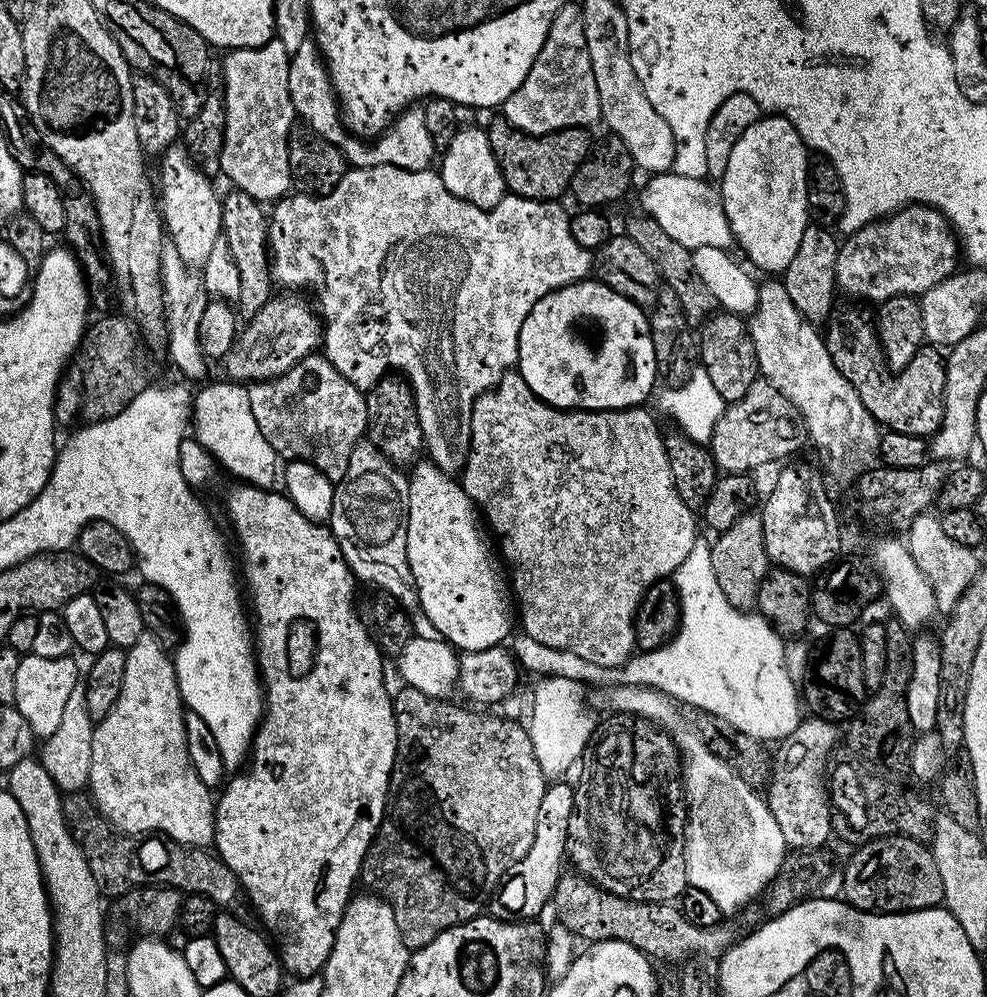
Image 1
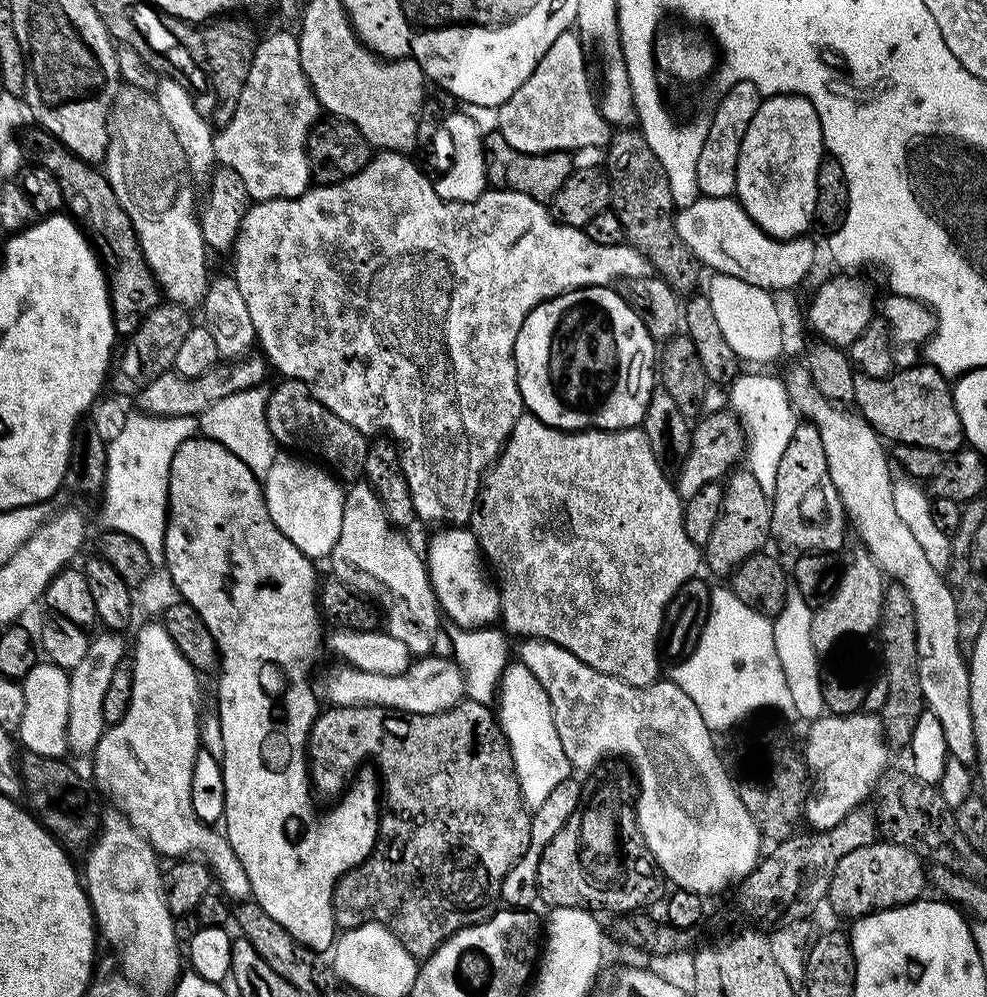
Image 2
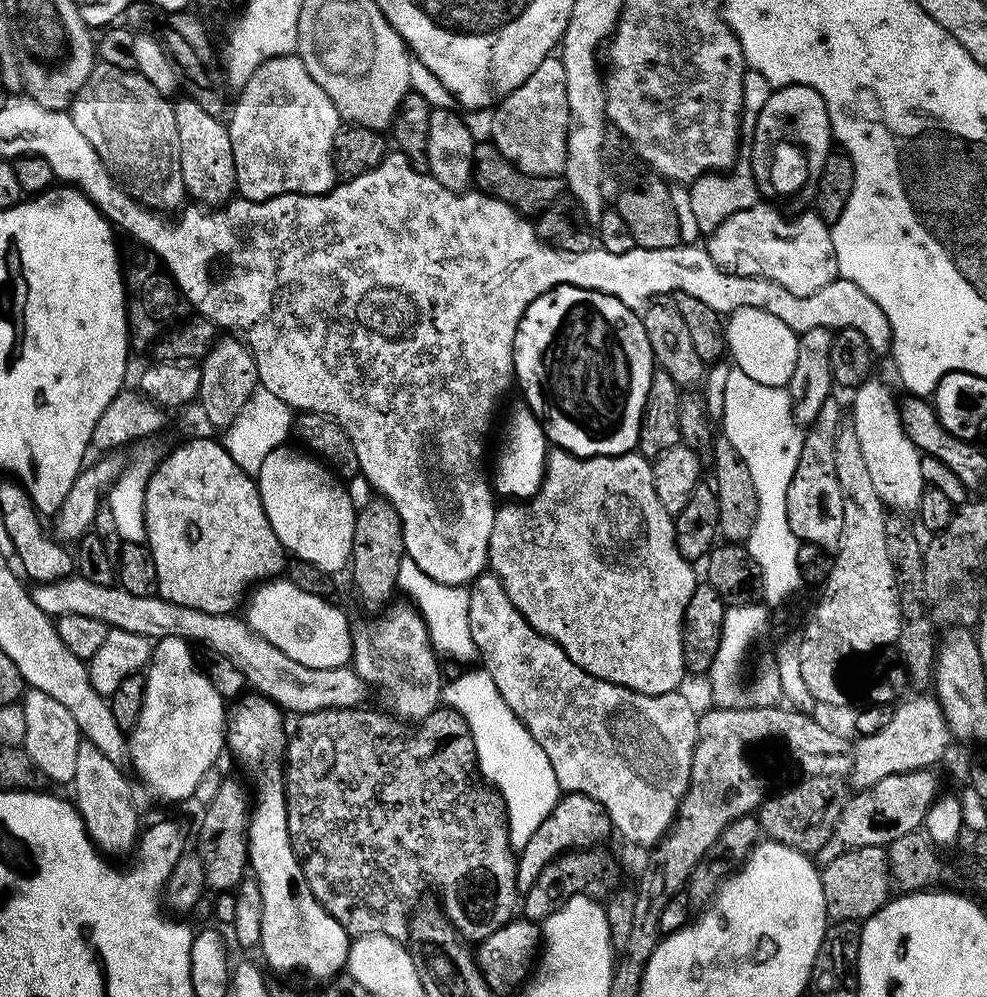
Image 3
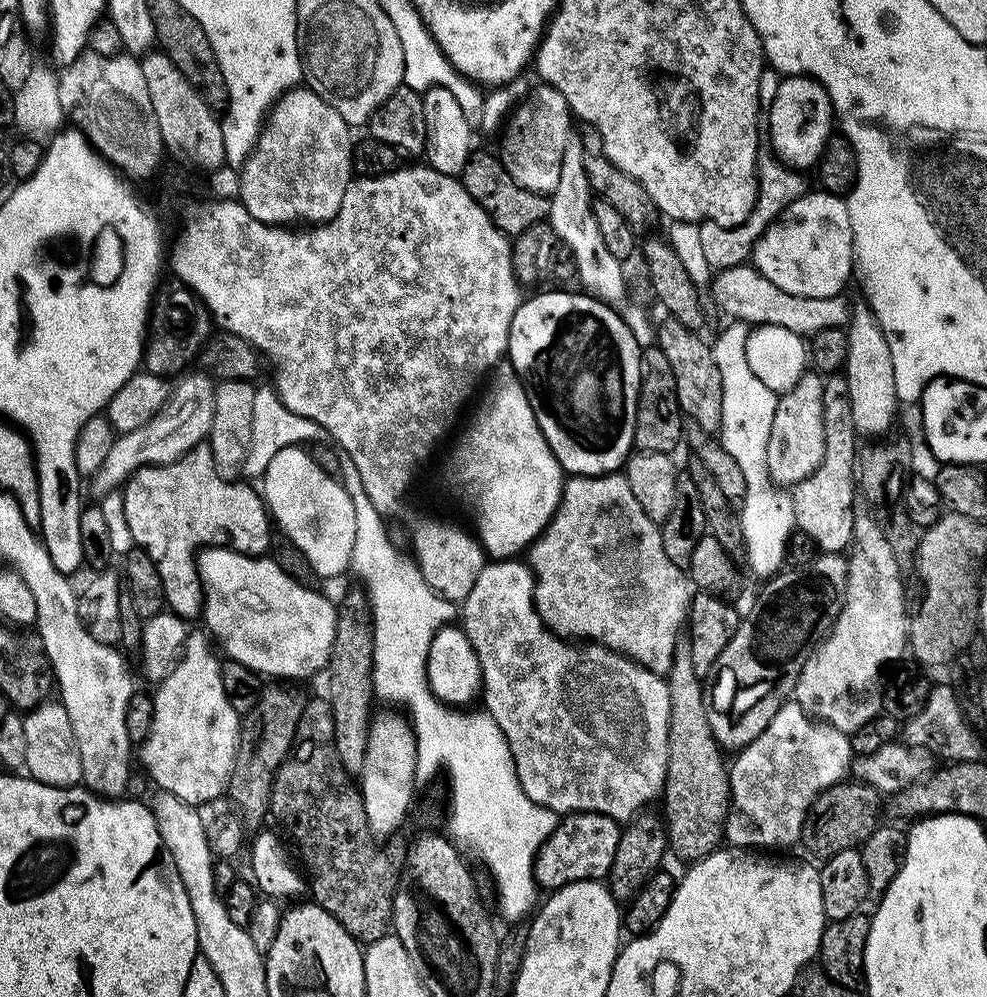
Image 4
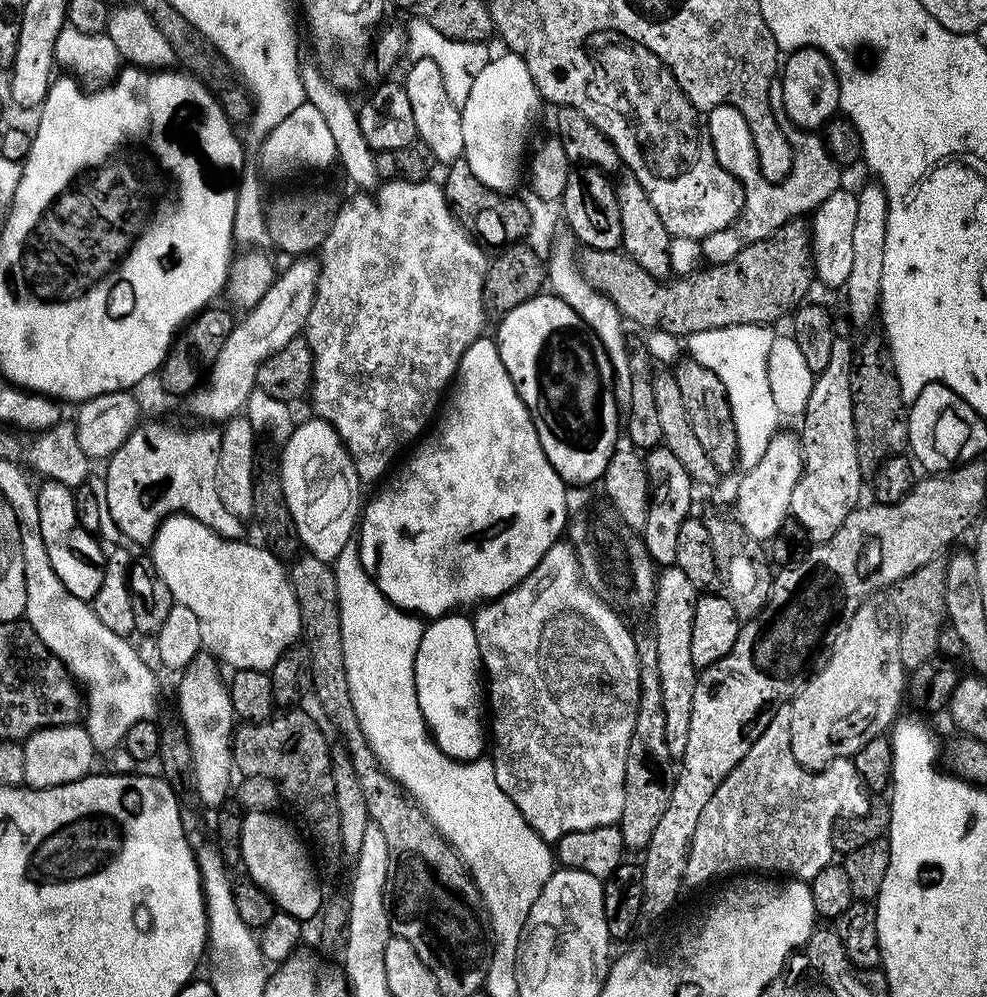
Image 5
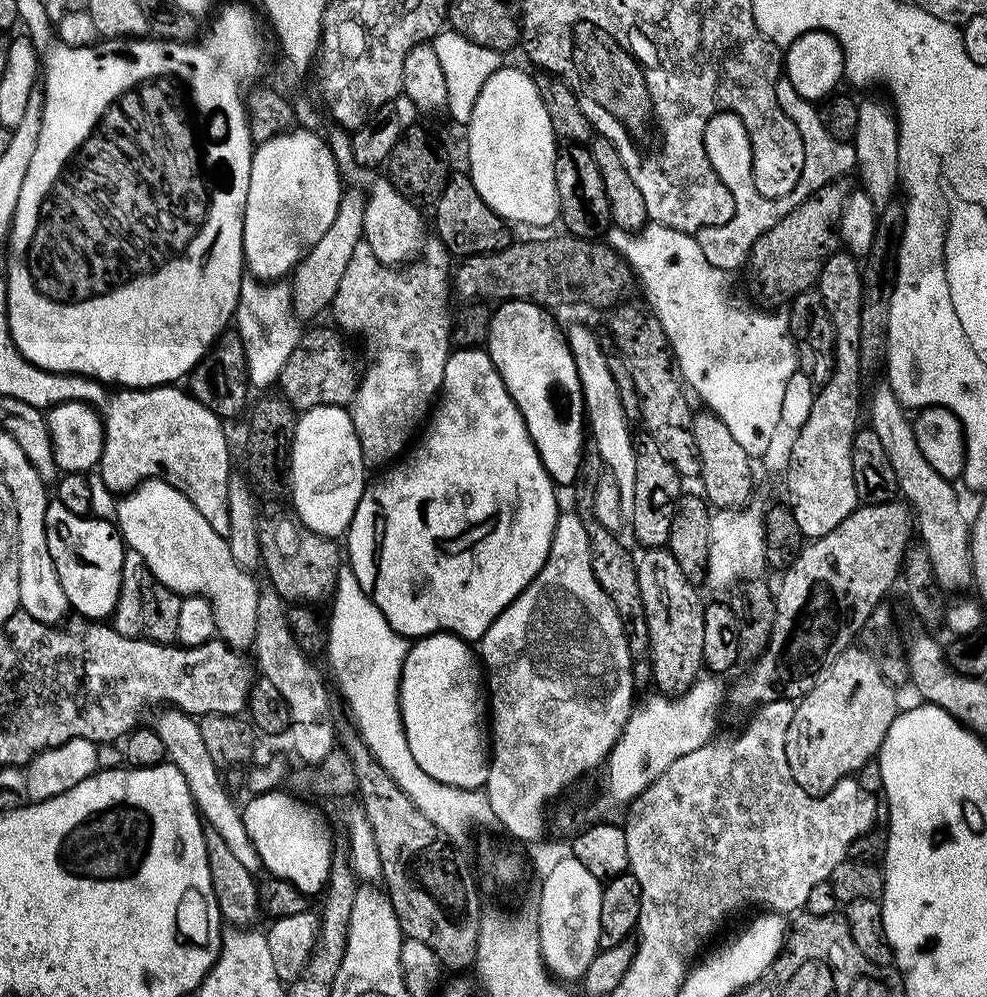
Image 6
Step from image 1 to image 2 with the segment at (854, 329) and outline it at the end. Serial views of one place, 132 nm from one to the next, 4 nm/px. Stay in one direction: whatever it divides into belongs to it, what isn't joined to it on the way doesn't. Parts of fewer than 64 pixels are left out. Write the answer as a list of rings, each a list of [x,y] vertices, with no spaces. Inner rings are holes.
[[[927,362],[893,371],[892,375],[885,376],[882,380],[863,374],[854,375],[854,408],[876,431],[877,436],[885,441],[892,440],[891,443],[894,444],[927,446],[930,449],[938,449],[942,456],[949,456],[959,451],[965,443],[962,422],[952,401],[949,377],[943,376],[934,365]]]

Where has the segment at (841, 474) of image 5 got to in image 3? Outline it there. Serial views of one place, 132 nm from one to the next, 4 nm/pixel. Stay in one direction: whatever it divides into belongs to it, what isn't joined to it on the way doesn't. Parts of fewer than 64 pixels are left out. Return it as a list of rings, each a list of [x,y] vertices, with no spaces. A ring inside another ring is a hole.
[[[836,398],[822,402],[822,410],[818,410],[815,420],[807,425],[804,432],[802,454],[794,470],[794,478],[790,478],[790,490],[786,490],[786,518],[790,522],[790,530],[794,530],[797,540],[821,550],[836,549],[842,538],[842,490],[838,490],[838,474],[834,474],[834,434],[841,419],[840,404]]]

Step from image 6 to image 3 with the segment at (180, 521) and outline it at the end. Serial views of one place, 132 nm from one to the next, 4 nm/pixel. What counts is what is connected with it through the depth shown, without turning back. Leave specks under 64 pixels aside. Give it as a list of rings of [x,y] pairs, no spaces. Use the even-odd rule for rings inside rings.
[[[273,578],[251,589],[246,603],[242,608],[242,618],[270,646],[278,646],[282,654],[294,658],[294,662],[302,662],[302,666],[310,666],[314,670],[326,670],[327,668],[345,667],[353,659],[354,647],[352,648],[352,632],[348,629],[348,616],[340,608],[335,608],[322,596],[306,594],[298,590],[287,578]]]

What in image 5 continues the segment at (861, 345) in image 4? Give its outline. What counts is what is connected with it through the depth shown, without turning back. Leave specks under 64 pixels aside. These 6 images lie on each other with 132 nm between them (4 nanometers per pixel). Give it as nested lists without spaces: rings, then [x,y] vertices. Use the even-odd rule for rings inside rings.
[[[878,182],[871,183],[862,185],[856,192],[858,211],[854,213],[854,234],[850,237],[850,242],[854,245],[854,262],[850,265],[850,278],[846,285],[849,316],[847,319],[860,328],[866,327],[872,319],[877,319],[882,286],[882,258],[886,254],[888,203],[884,187]]]

